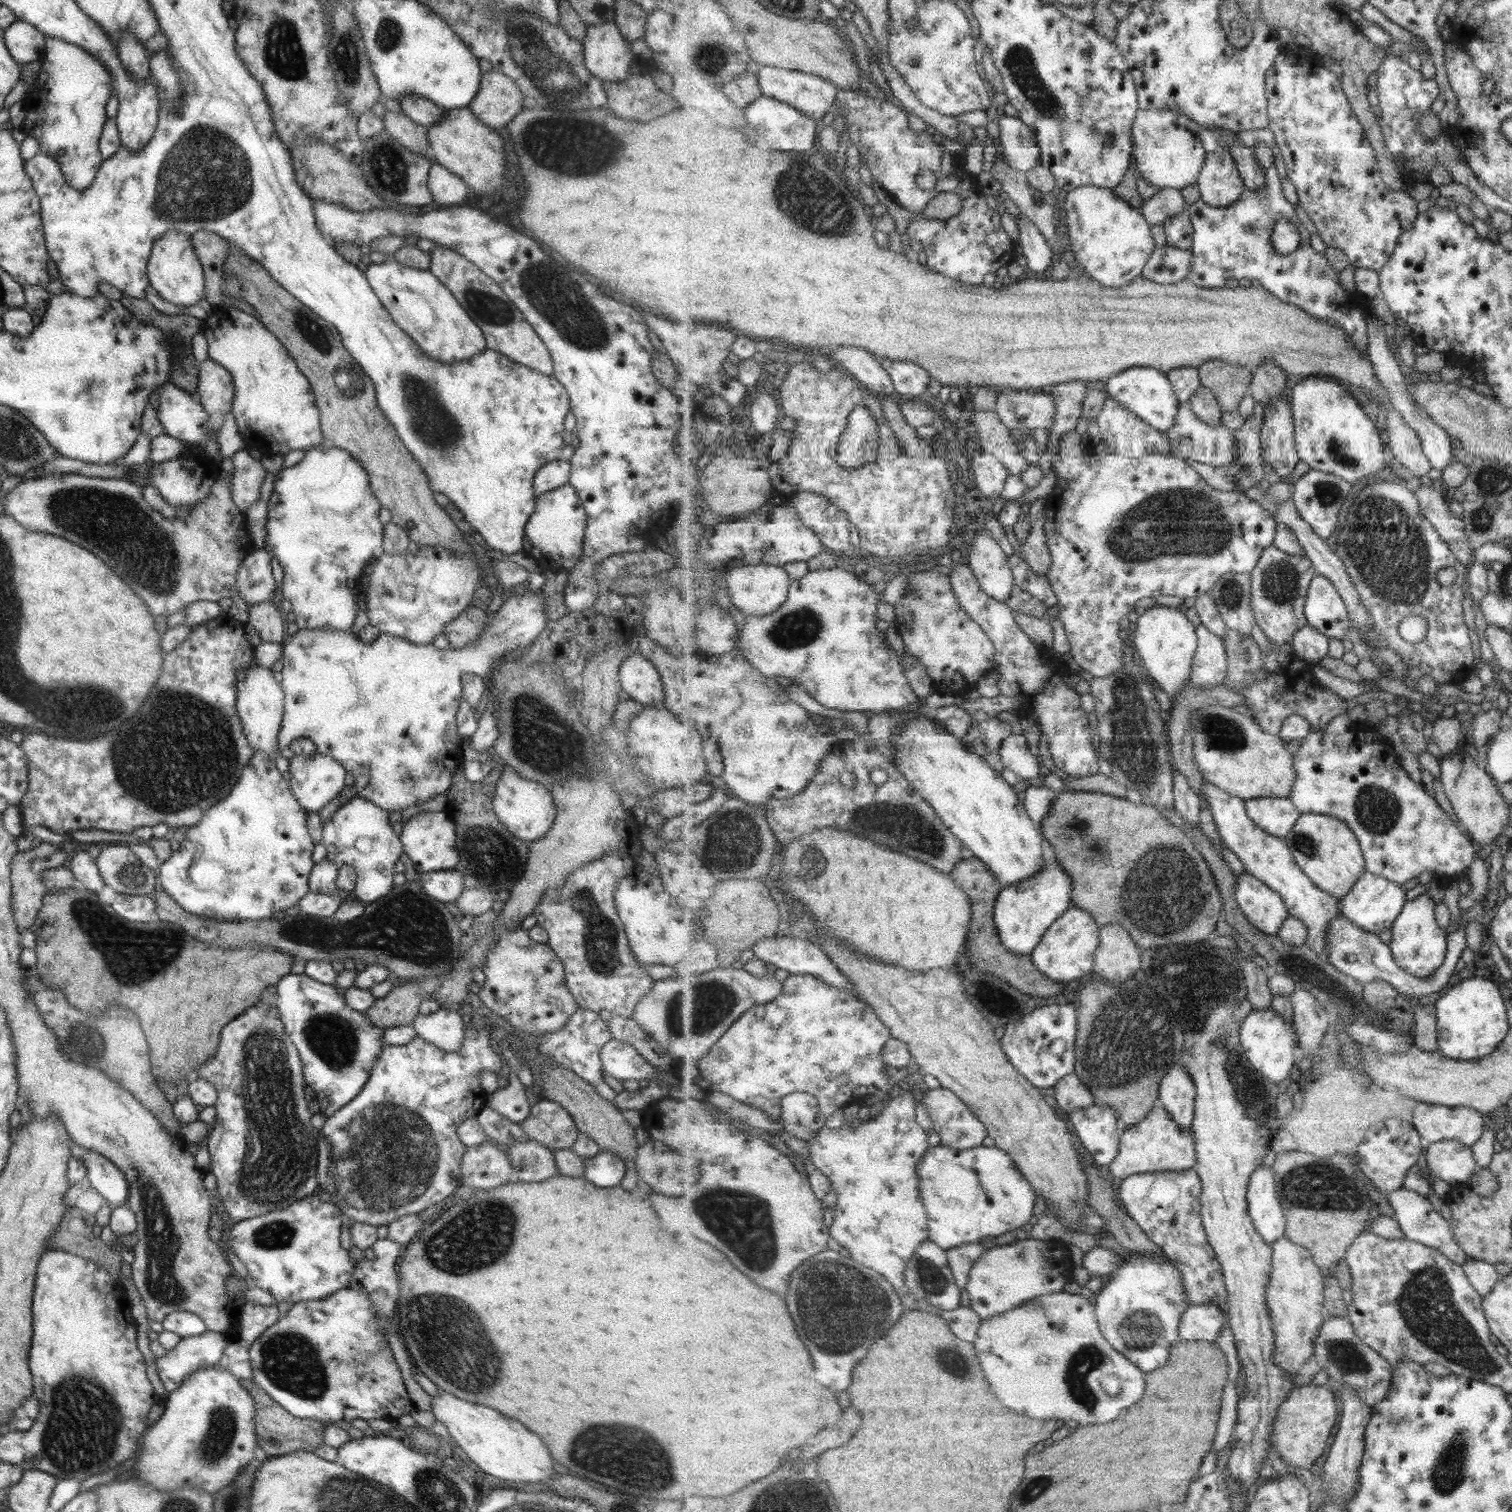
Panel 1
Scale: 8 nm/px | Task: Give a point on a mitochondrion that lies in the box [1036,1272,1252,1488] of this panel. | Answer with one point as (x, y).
(1144, 1327)

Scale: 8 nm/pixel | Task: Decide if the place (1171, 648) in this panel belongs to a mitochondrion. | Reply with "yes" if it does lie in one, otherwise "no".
no

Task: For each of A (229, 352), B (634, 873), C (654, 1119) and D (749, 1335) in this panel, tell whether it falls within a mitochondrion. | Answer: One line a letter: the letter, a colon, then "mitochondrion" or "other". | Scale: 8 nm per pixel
A: other
B: other
C: other
D: other

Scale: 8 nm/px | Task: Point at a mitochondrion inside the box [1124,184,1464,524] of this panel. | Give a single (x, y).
(1338, 453)

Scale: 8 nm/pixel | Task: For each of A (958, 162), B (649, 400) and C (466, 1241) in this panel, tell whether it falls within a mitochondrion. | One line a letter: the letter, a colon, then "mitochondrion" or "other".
A: other
B: other
C: mitochondrion

